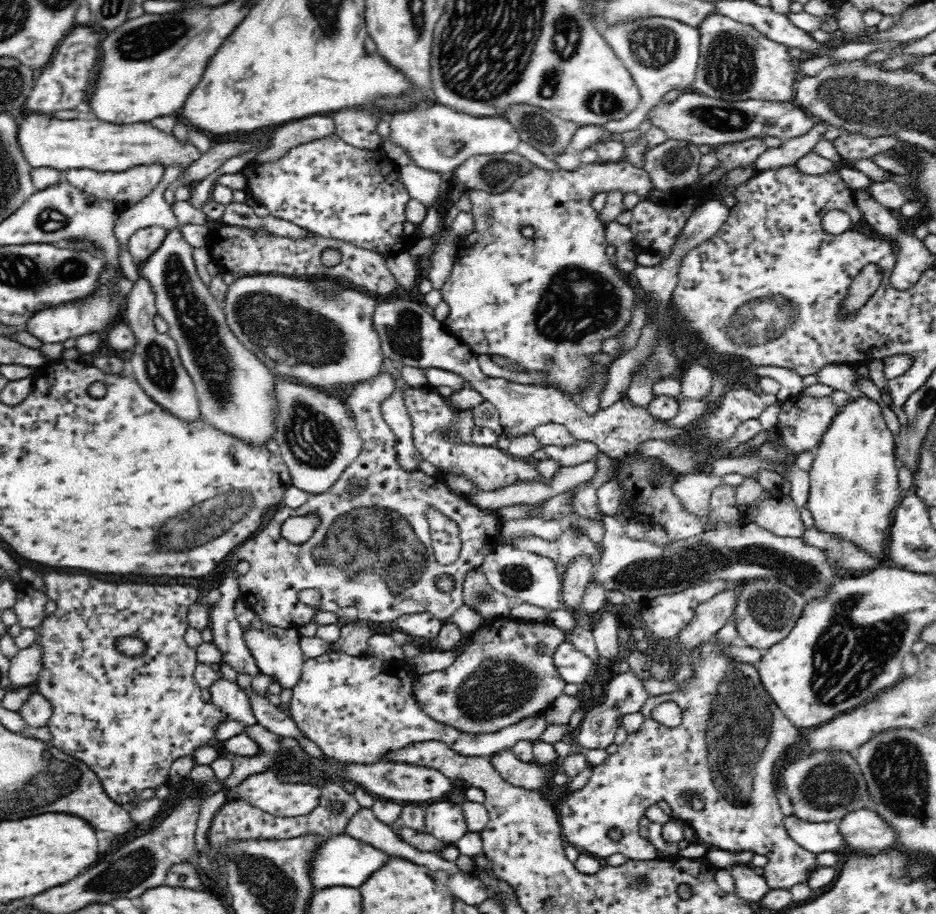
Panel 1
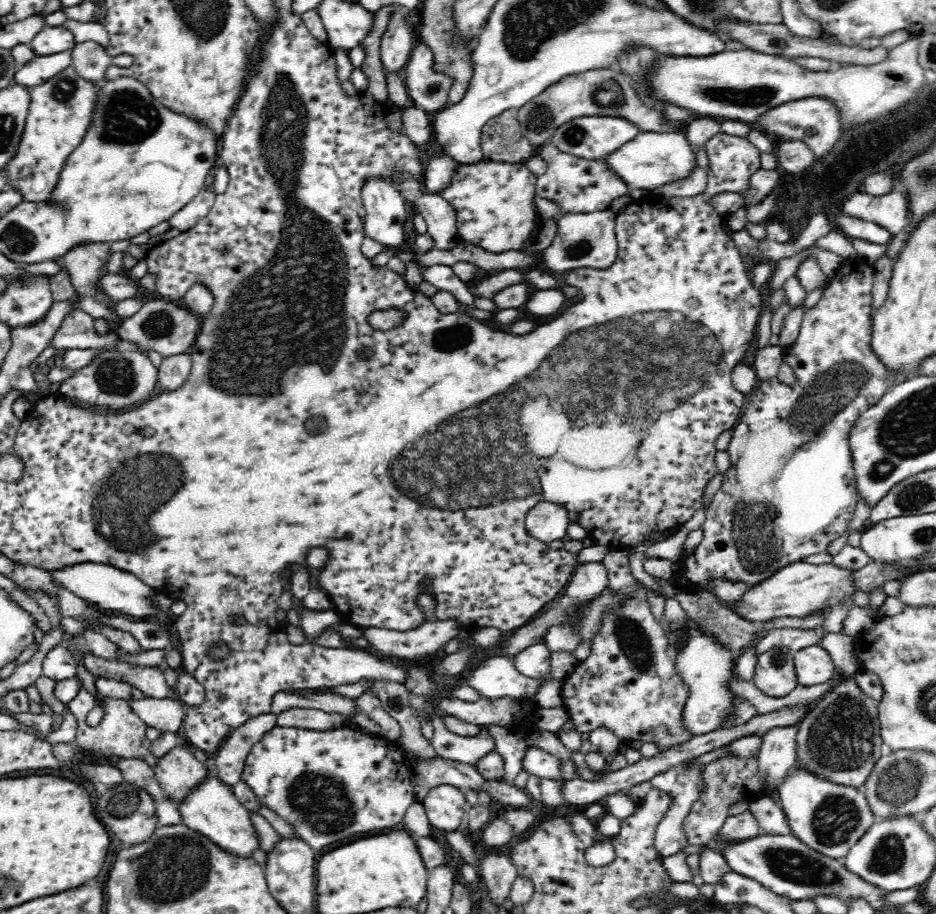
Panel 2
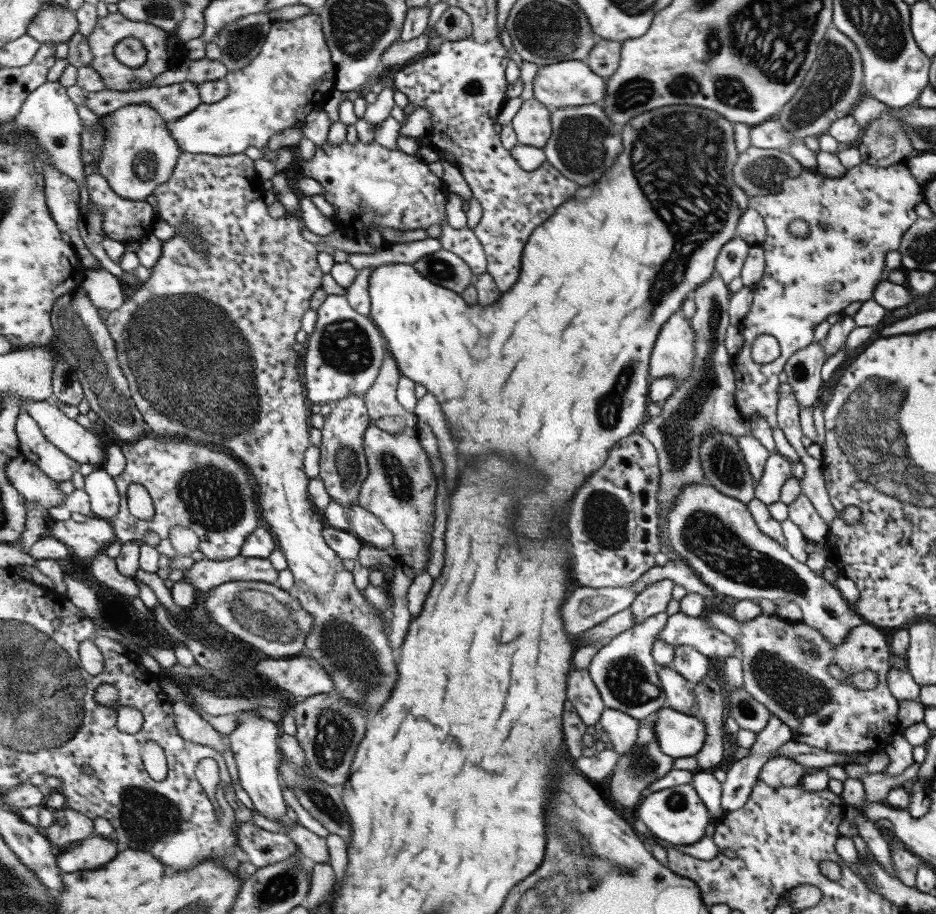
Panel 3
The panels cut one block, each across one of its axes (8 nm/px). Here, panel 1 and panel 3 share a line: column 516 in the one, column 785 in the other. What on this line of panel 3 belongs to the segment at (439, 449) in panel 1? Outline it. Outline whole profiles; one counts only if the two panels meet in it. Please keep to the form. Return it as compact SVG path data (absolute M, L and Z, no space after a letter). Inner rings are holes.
M777 452L771 454L765 462L763 476L759 482L755 482L755 498L767 506L779 502L781 486L785 480L791 478L791 462Z

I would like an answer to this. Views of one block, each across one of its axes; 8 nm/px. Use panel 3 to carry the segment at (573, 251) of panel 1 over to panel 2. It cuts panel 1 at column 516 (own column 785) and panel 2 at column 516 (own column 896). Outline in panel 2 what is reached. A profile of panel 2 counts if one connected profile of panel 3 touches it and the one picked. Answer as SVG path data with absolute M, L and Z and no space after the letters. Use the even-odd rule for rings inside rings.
M482 160L478 164L462 164L440 196L450 202L458 214L456 226L460 240L492 254L506 254L530 242L534 228L542 224L534 206L534 198L538 196L536 180L538 176L532 174L526 164Z

